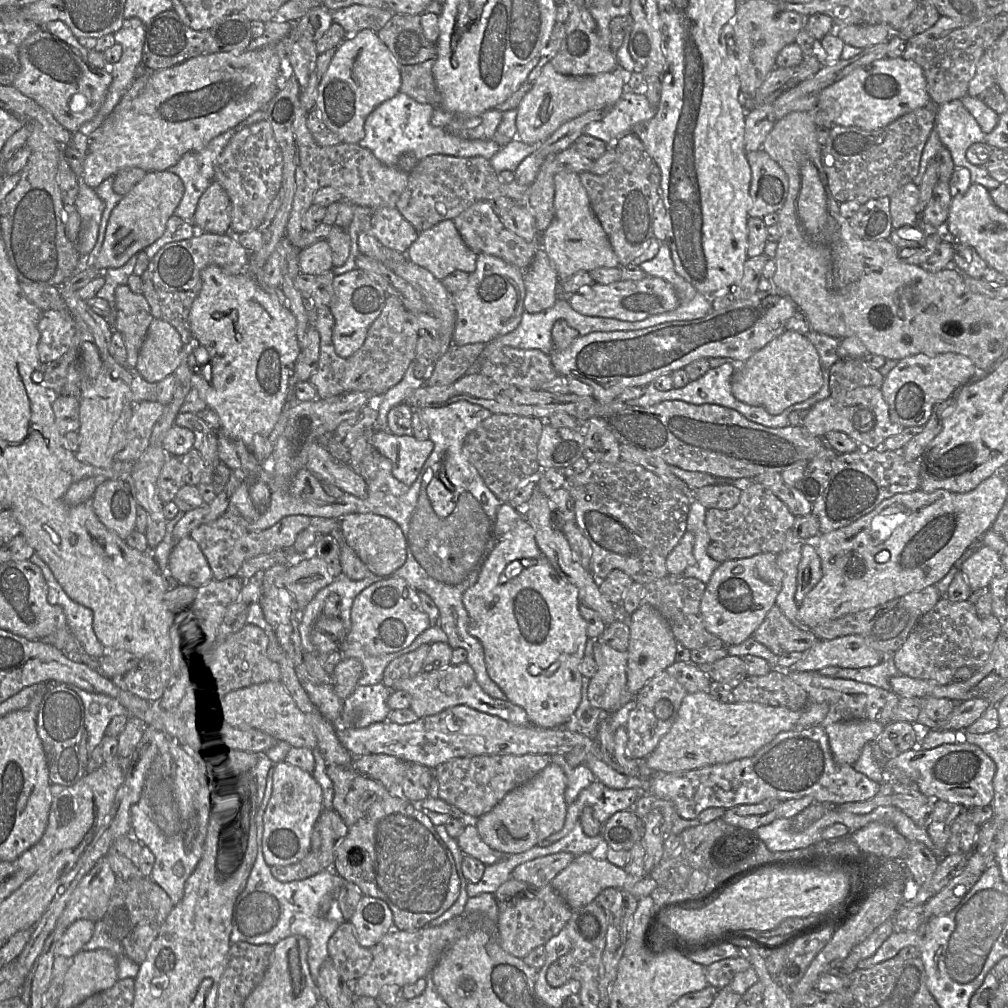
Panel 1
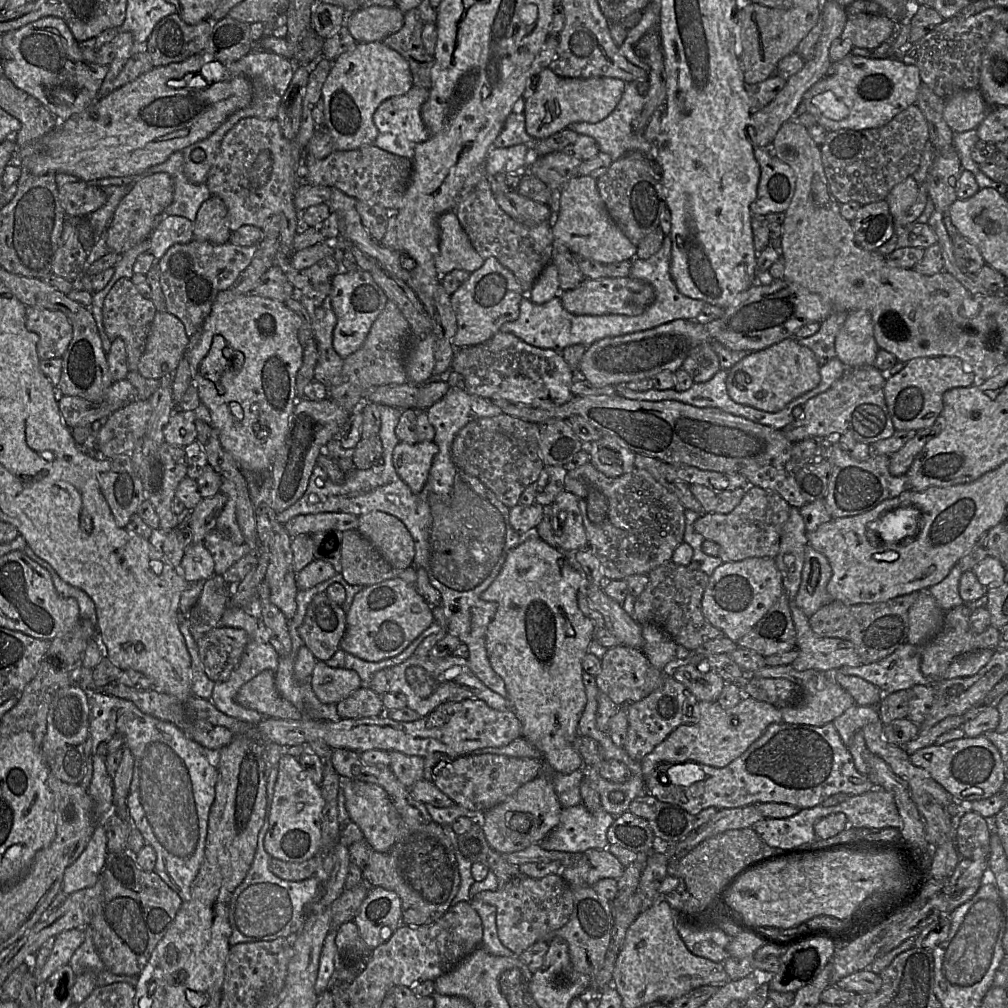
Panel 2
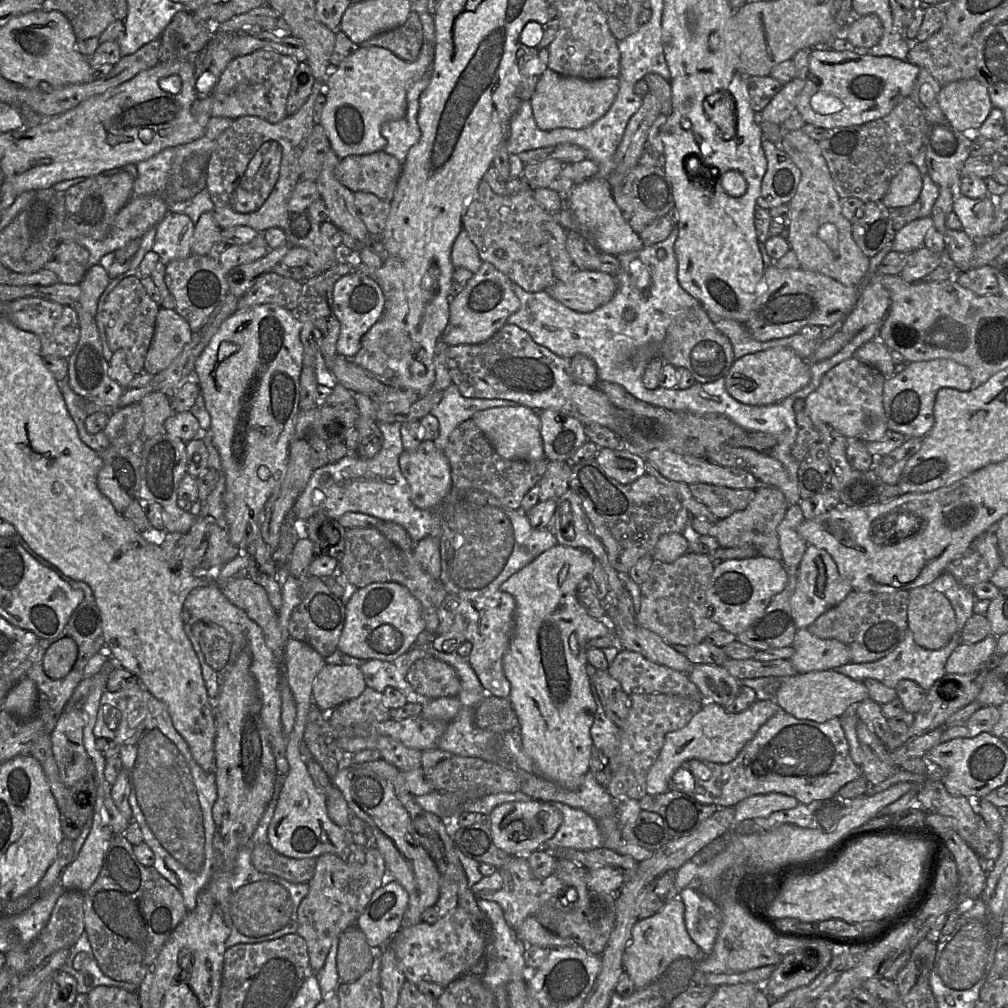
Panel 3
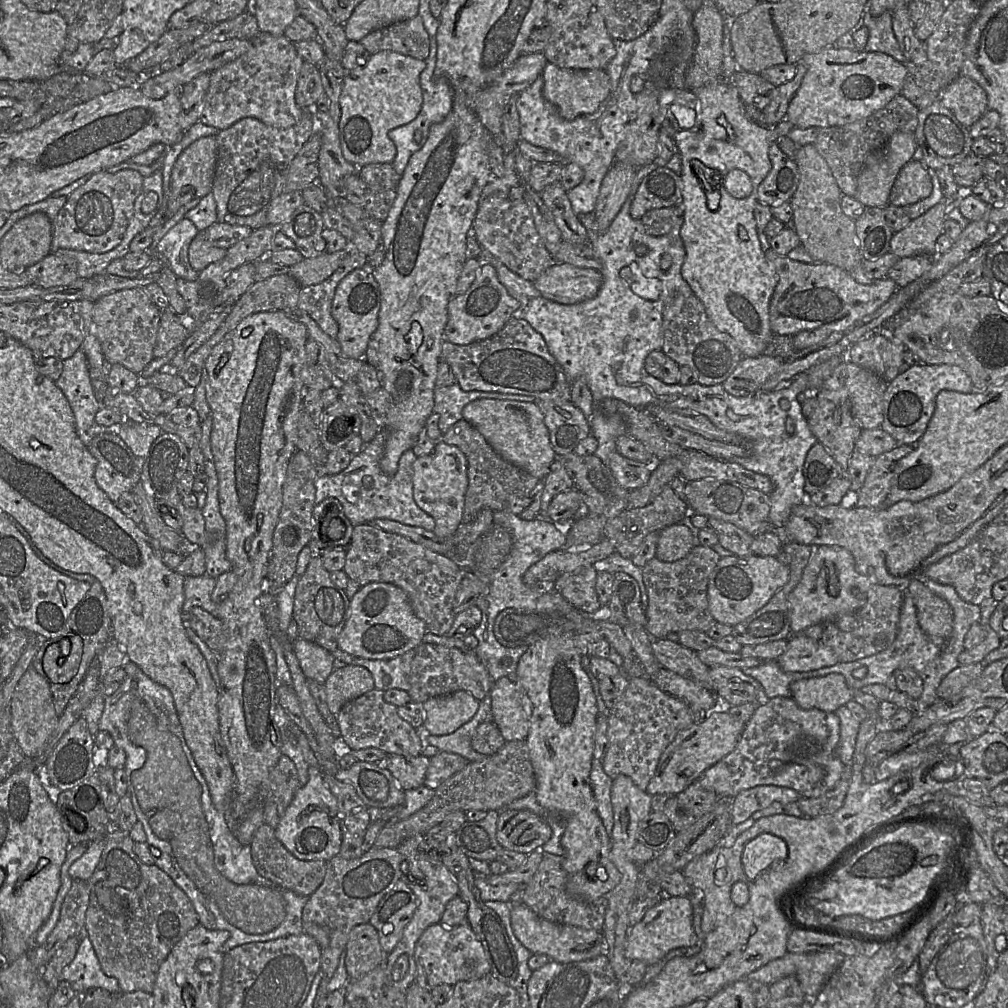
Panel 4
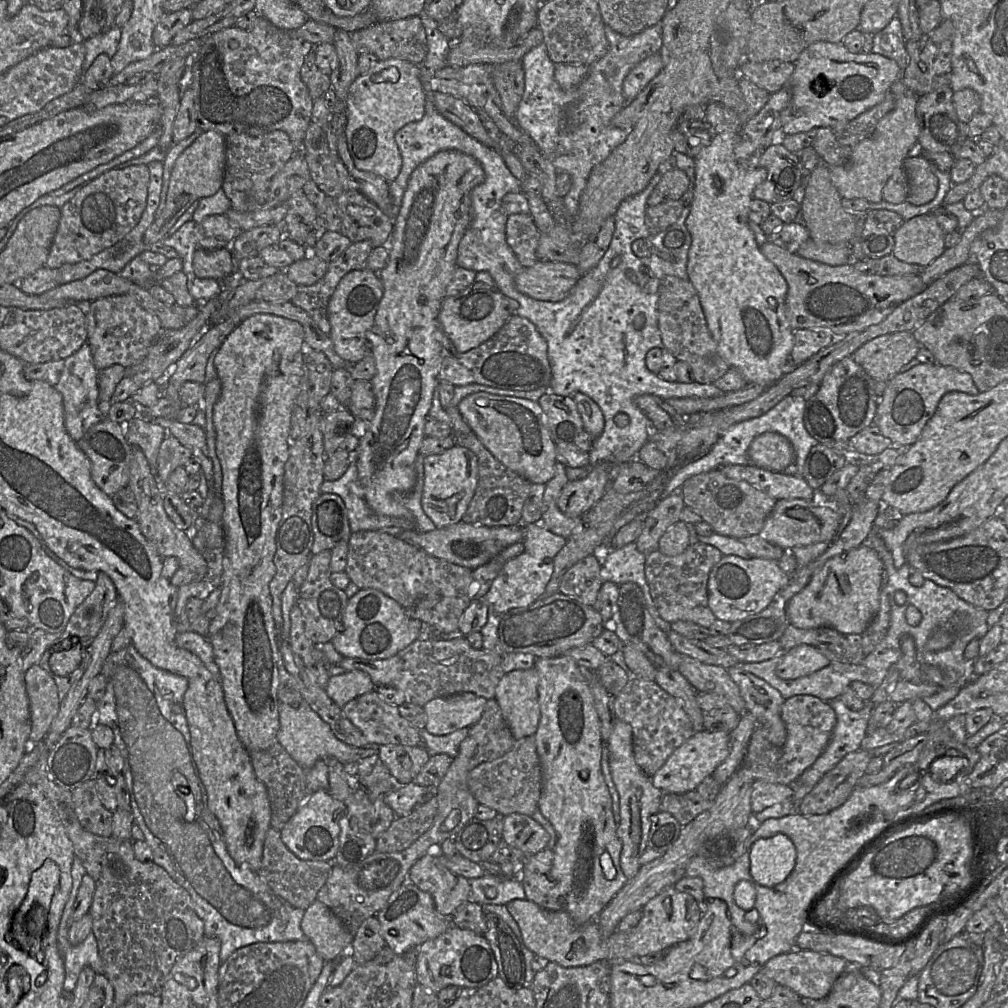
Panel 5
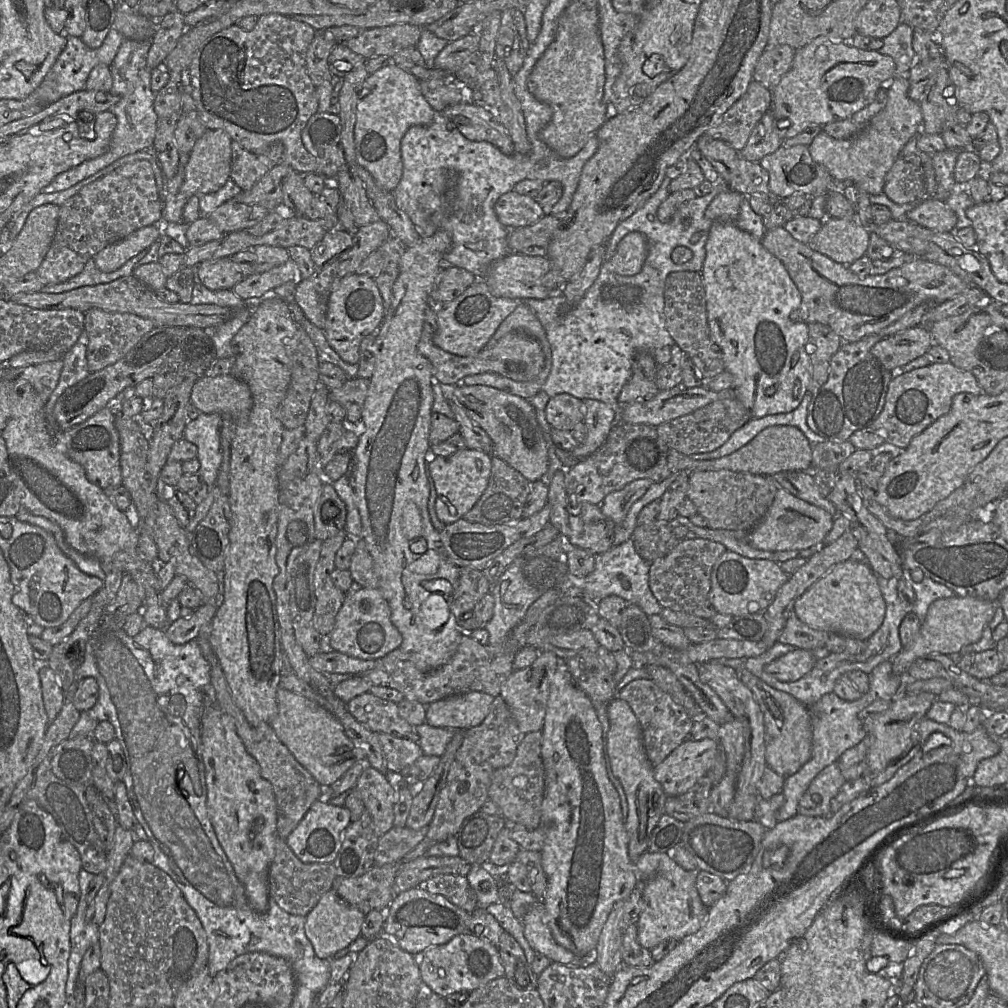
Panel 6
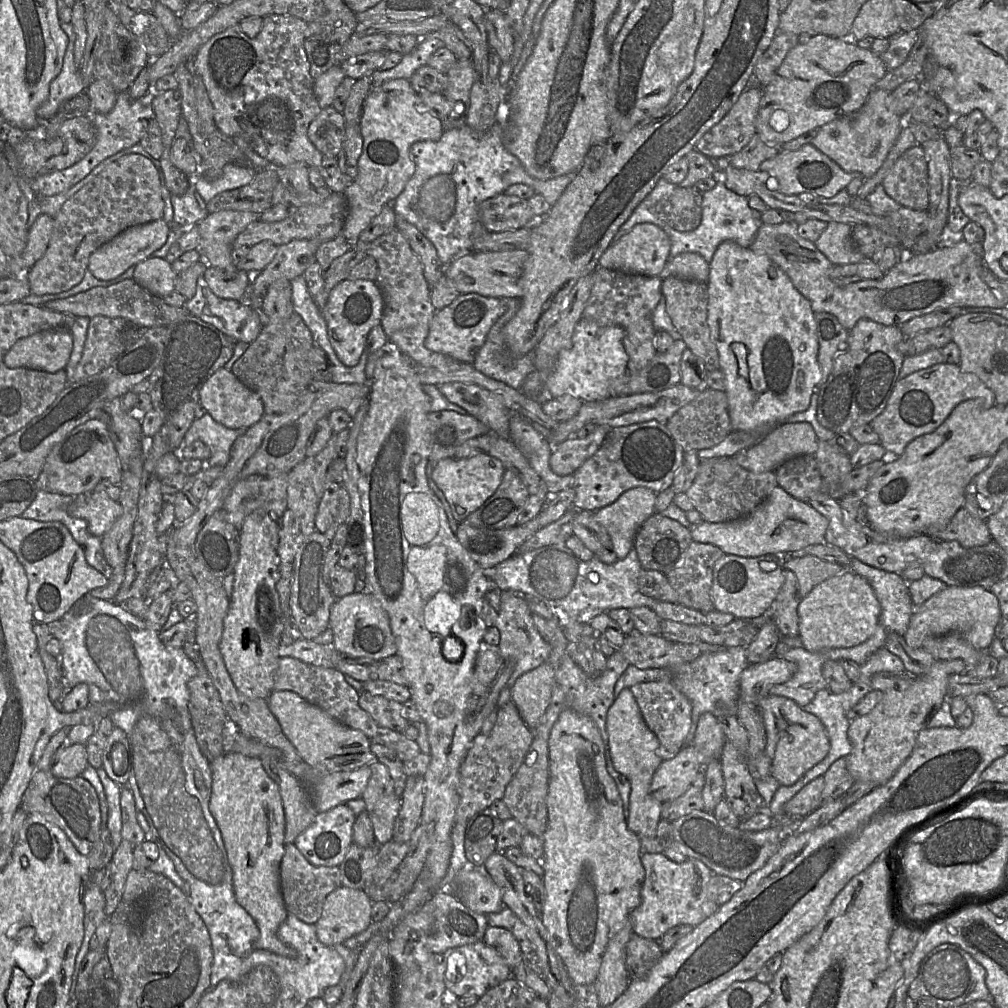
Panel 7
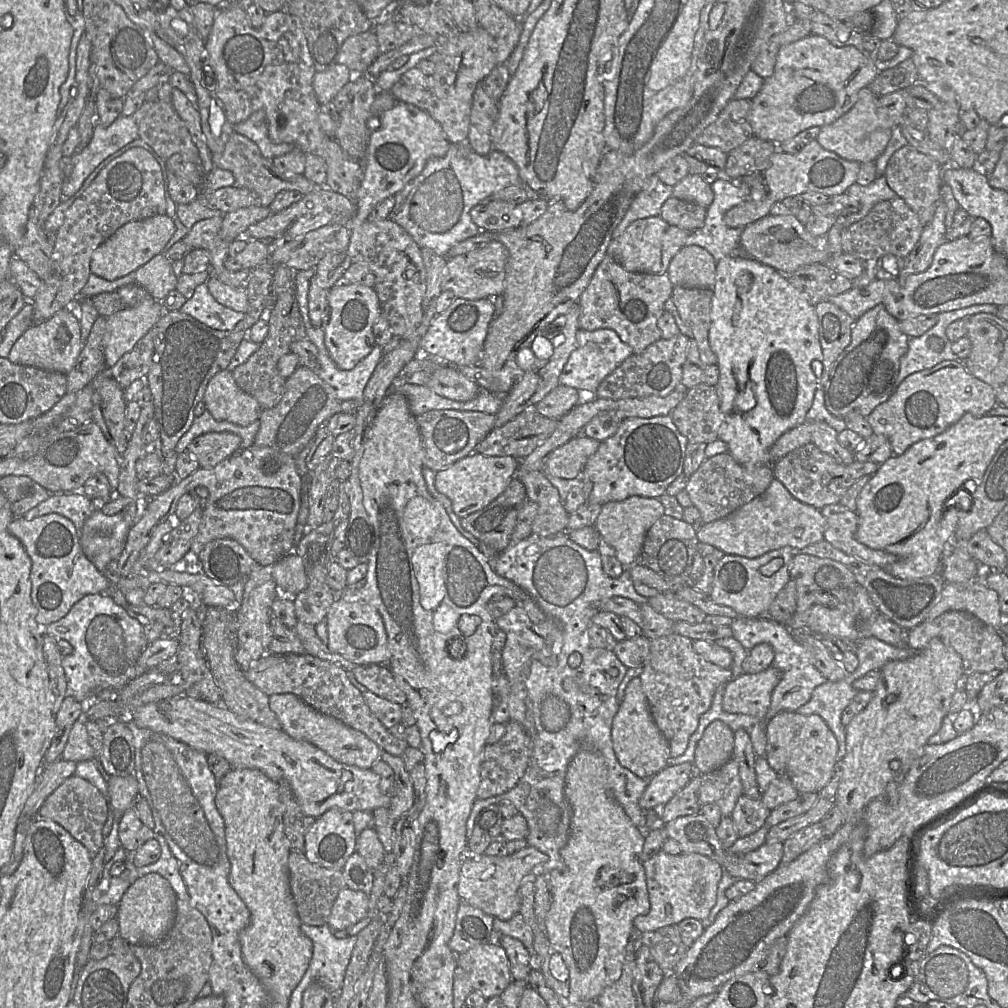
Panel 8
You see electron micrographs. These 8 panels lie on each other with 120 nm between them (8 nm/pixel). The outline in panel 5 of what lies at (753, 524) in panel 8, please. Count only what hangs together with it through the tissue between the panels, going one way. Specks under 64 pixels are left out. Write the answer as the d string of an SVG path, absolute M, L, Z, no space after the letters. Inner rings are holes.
M803 499L777 500L767 517L759 536L784 551L795 547L804 547L818 542L830 543L835 537L842 515L833 509L820 505L817 501Z

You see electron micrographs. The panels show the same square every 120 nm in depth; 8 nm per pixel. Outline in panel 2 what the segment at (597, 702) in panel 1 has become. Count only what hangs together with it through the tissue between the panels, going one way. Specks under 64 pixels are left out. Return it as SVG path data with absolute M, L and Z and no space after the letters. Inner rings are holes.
M618 645L607 649L601 660L601 671L595 677L598 690L605 693L619 707L638 702L656 690L666 673L654 667L641 649Z

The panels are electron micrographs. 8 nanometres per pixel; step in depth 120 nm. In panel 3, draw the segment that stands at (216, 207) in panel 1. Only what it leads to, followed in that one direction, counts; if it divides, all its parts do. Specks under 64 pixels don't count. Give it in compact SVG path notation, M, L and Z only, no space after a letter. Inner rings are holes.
M214 211L201 214L195 224L191 253L217 257L227 247L221 236L222 229L215 220Z

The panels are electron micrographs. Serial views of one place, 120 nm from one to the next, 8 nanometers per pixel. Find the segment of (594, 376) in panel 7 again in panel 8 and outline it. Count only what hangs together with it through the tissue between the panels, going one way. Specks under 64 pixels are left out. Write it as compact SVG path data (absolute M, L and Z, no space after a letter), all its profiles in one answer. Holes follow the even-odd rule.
M601 328L593 331L579 329L576 332L576 348L561 371L559 385L572 387L587 397L594 397L600 383L632 353L631 346L622 342L612 329Z

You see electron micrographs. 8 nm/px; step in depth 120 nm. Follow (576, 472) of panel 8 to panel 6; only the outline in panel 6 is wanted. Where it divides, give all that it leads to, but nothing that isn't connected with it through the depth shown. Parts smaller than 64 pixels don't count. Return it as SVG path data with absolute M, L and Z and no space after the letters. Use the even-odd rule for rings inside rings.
M585 399L583 400L583 404L583 422L587 427L587 436L571 452L577 460L594 454L603 445L613 428L615 418L614 410L603 402L594 399Z

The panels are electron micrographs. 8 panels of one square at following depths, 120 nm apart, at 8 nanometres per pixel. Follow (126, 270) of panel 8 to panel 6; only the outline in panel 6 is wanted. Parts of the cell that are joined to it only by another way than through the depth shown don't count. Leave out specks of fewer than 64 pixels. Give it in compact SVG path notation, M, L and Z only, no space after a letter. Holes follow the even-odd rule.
M161 225L142 227L126 238L106 246L94 257L95 264L102 272L113 272L132 257L150 246L163 234Z

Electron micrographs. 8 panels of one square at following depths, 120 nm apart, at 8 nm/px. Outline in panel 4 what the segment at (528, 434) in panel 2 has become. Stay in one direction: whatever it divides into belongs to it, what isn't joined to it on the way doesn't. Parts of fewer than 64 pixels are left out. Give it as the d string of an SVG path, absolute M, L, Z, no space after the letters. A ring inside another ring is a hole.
M465 419L453 424L442 436L444 443L458 447L467 459L468 487L465 493L465 504L462 523L469 523L482 509L507 511L520 515L529 503L529 495L538 478L525 470L502 459L488 444L482 434Z

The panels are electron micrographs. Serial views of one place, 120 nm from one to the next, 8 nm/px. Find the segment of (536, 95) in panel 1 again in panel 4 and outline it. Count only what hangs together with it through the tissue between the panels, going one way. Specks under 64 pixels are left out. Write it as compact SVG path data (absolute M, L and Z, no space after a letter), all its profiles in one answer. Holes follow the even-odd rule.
M548 62L541 75L544 80L543 96L566 120L594 113L610 92L610 78L605 70L601 69L561 68Z

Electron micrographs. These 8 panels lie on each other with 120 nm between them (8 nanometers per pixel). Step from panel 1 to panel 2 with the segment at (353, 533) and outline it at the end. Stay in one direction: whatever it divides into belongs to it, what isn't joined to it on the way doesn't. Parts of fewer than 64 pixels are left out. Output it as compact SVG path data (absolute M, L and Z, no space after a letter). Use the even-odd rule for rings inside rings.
M381 511L358 516L357 531L393 568L402 570L412 566L415 556L414 540L397 517Z

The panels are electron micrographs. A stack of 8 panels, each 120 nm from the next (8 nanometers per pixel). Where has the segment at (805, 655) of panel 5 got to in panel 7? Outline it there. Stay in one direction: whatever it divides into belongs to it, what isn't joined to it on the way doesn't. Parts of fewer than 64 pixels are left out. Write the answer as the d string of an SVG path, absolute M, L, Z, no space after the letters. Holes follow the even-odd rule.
M780 657L749 665L740 675L739 700L759 707L760 700L770 694L771 687L789 681L797 669L796 663Z

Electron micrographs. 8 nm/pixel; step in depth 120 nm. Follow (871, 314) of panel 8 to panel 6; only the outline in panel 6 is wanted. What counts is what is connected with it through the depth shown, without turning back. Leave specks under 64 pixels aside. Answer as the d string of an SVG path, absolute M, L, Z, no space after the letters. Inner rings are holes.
M871 334L853 343L842 343L832 356L828 379L808 405L808 427L826 441L843 442L857 430L870 427L883 410L892 371L886 369L872 354L873 346L882 338Z

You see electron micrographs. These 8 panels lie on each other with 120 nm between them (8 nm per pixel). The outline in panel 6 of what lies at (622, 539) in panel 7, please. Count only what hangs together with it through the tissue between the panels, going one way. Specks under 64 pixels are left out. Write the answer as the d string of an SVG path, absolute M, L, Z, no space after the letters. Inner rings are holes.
M638 479L609 493L599 504L601 512L614 525L621 523L631 506L647 492L652 483L649 479Z

